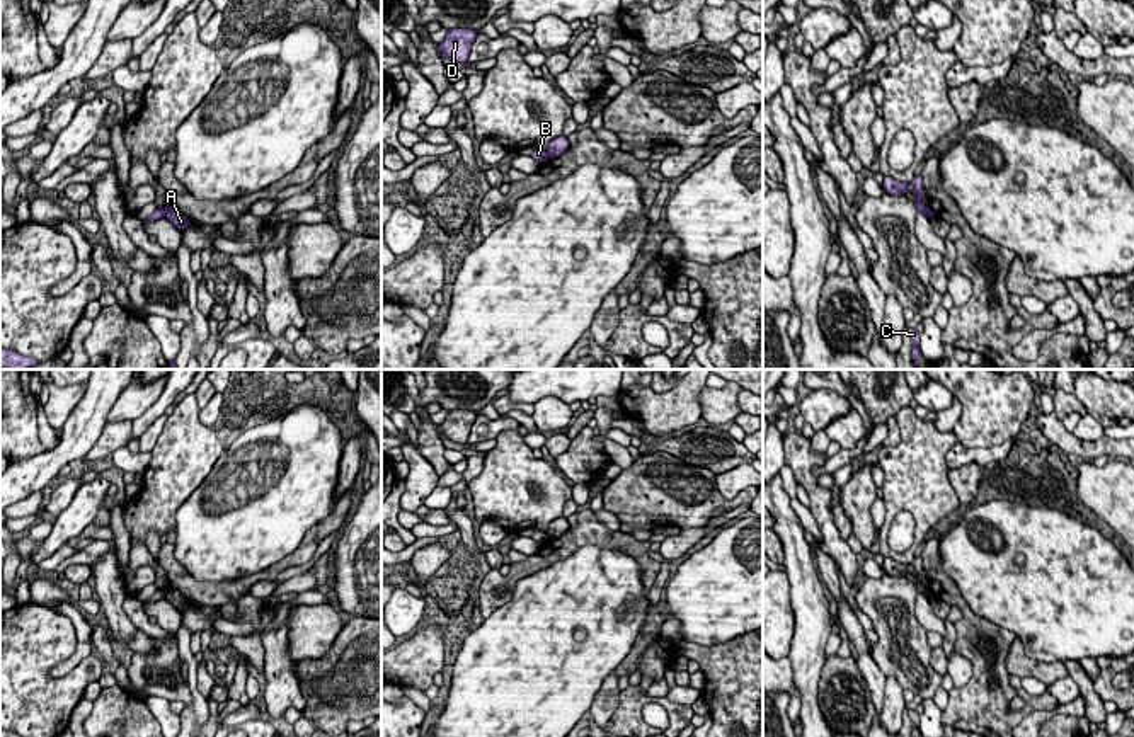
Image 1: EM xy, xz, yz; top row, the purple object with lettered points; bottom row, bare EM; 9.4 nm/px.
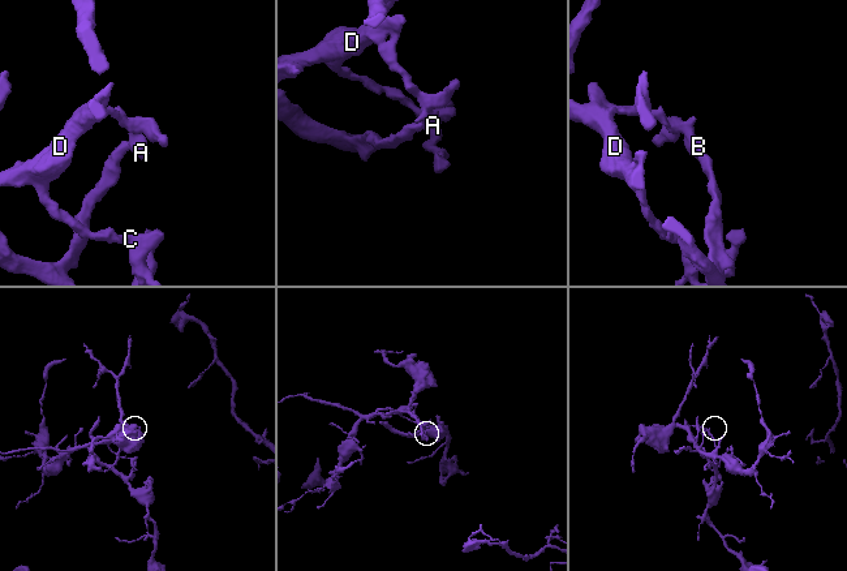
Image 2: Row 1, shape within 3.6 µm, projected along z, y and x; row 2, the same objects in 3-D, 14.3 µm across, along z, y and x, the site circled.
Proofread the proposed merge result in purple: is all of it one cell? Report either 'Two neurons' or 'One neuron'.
Two neurons

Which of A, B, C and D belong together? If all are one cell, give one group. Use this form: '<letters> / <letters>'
A C D / B

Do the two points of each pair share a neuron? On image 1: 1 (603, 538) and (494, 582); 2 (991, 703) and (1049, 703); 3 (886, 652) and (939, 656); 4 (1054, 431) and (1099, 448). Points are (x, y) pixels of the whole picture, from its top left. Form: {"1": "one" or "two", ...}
{"1": "one", "2": "one", "3": "two", "4": "one"}

